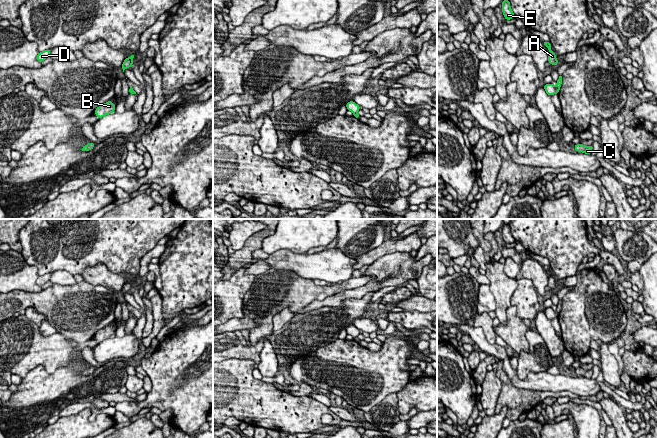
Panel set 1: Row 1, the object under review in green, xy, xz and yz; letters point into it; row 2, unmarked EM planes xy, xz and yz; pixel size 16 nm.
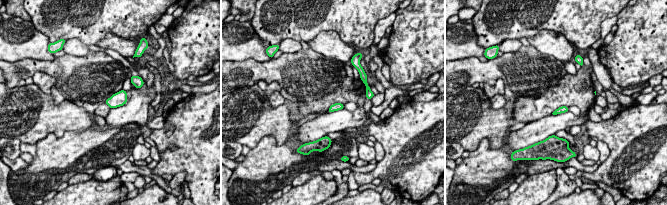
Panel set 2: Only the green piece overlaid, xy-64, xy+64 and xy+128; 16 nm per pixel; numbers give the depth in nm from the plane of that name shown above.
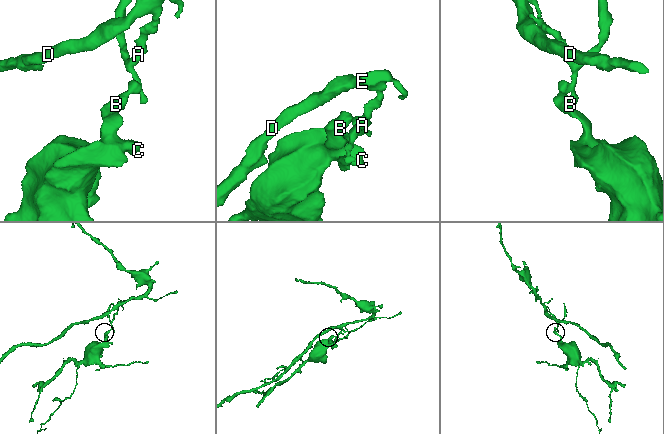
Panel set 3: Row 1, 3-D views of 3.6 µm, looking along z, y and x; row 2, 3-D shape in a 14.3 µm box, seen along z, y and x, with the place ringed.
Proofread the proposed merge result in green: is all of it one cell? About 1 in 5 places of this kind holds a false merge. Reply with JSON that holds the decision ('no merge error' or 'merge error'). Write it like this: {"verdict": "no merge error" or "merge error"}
{"verdict": "merge error"}

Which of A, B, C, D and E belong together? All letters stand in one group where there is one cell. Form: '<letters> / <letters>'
A D E / B C

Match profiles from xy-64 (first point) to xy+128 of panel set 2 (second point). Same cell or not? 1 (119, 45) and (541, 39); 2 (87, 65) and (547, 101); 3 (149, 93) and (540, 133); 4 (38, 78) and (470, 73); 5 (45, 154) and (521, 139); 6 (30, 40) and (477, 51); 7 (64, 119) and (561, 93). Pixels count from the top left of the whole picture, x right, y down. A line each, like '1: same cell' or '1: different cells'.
1: same cell
2: different cells
3: same cell
4: different cells
5: different cells
6: same cell
7: different cells

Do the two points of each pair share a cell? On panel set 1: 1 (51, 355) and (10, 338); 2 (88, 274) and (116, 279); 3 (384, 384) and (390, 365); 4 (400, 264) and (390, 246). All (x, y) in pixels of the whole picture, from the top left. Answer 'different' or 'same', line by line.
1: same
2: same
3: same
4: different

